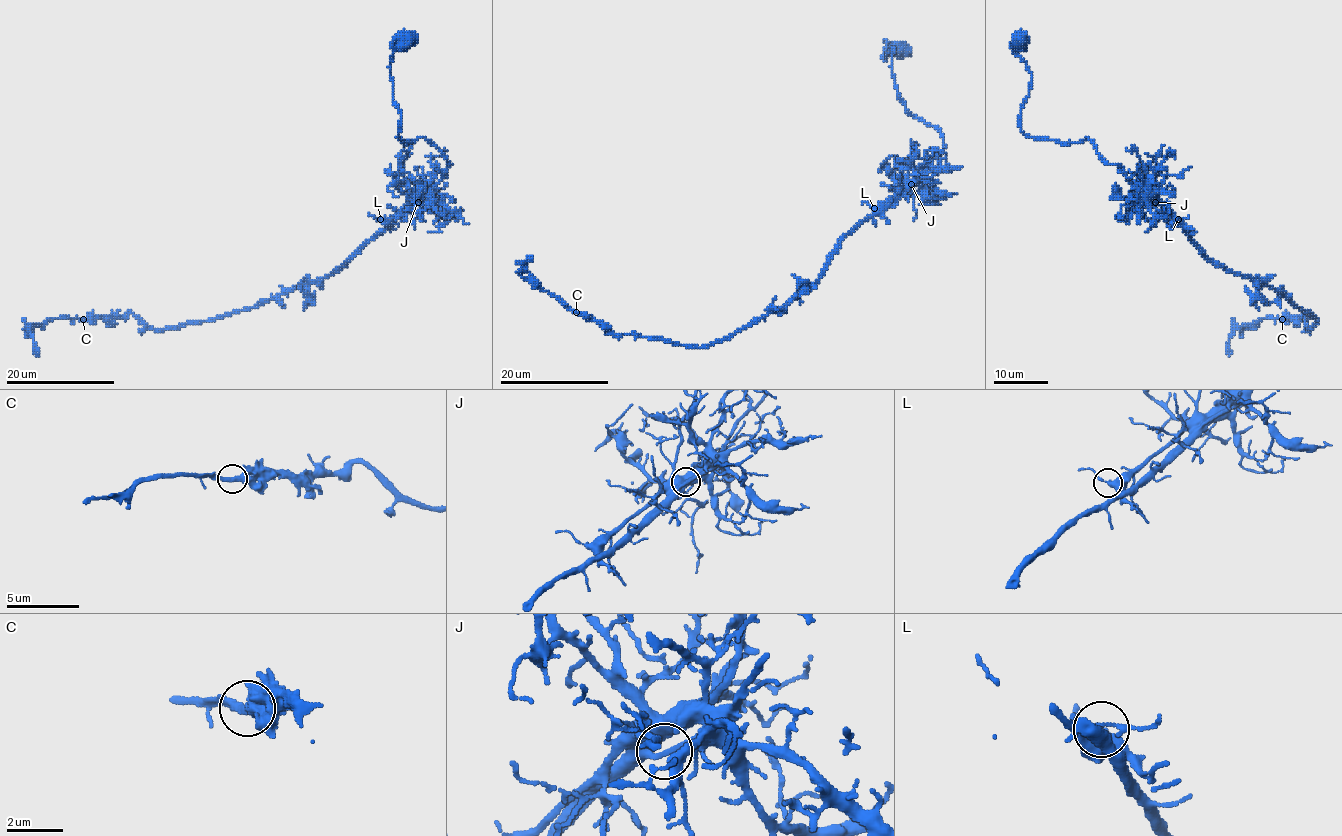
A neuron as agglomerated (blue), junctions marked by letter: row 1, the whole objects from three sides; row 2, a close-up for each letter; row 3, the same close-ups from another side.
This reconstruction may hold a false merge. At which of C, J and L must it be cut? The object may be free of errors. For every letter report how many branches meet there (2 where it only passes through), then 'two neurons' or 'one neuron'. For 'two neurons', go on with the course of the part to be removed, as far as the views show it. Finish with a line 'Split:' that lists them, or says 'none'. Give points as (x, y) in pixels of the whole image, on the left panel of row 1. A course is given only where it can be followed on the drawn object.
C: 2 | one neuron
J: 2 | one neuron
L: 2 | one neuron
Split: none

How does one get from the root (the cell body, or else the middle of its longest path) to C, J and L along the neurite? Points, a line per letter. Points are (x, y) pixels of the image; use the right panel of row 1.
C: (1019, 42), (1011, 48), (1032, 77), (1020, 128), (1088, 138), (1212, 261), (1317, 322), (1282, 319)
J: (1019, 42), (1013, 39), (1011, 48), (1032, 77), (1020, 128), (1059, 142), (1088, 138), (1155, 203)
L: (1019, 42), (1013, 39), (1011, 48), (1032, 77), (1020, 128), (1059, 142), (1088, 138), (1178, 219)

